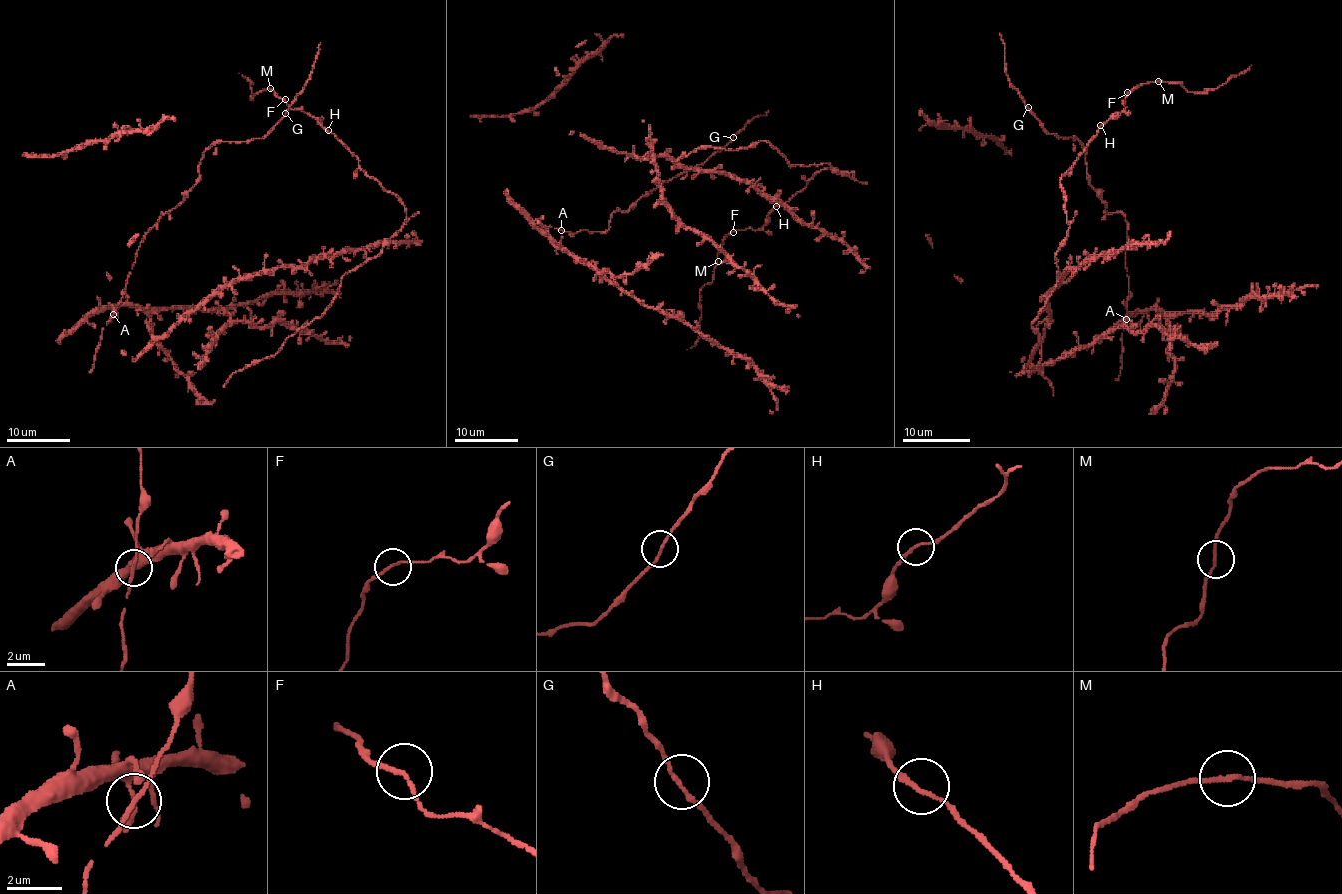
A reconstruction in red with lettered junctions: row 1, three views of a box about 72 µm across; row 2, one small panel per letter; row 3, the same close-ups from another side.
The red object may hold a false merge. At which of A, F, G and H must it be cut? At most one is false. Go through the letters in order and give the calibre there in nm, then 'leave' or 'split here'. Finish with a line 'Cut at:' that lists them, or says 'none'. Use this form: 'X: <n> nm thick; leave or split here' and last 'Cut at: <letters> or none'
A: 150 nm thick; leave
F: 140 nm thick; leave
G: 140 nm thick; leave
H: 150 nm thick; leave
Cut at: none

